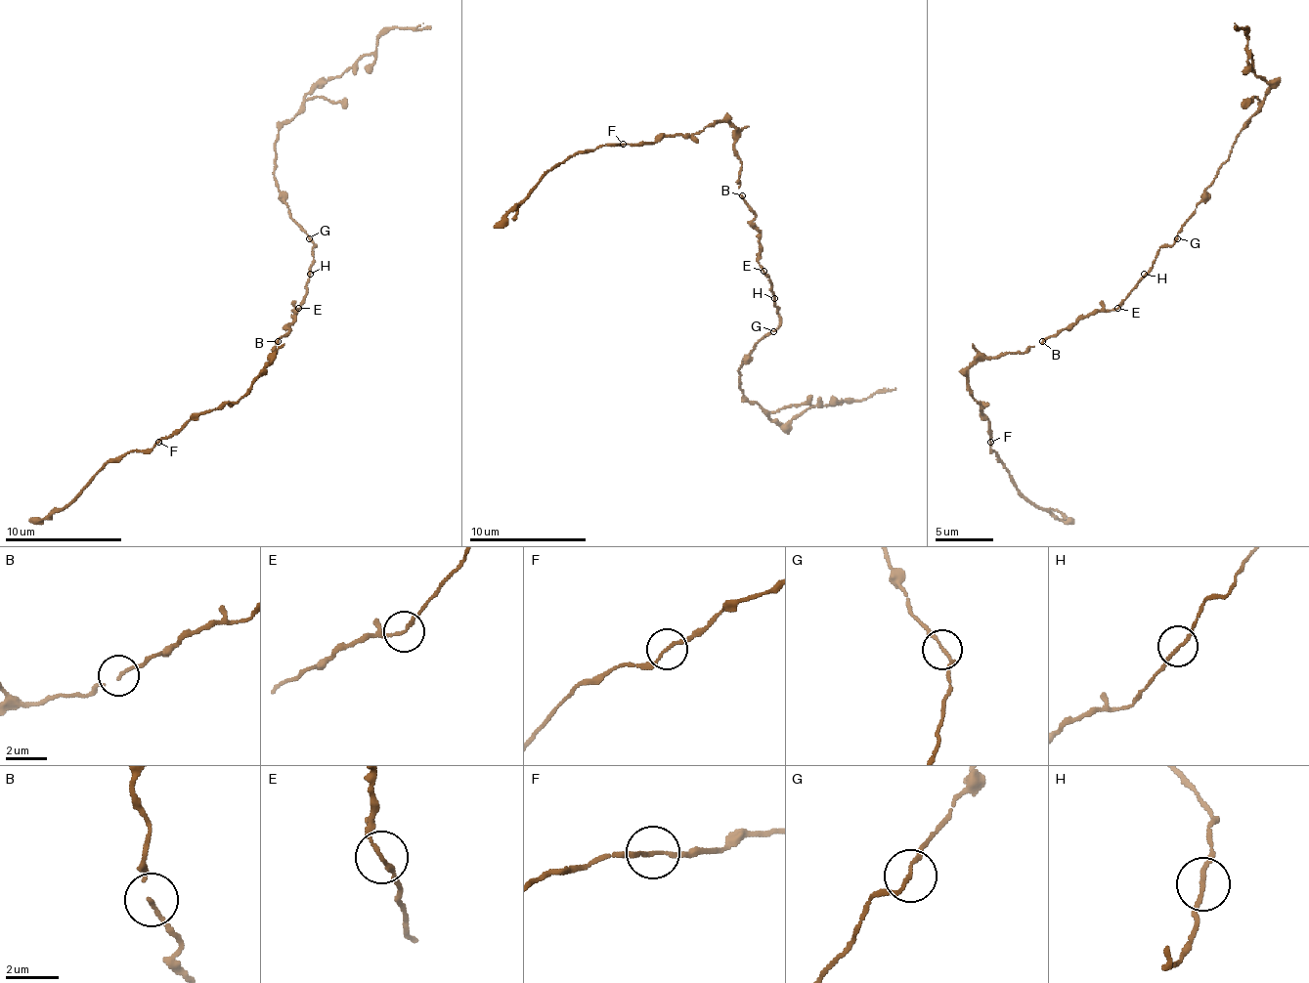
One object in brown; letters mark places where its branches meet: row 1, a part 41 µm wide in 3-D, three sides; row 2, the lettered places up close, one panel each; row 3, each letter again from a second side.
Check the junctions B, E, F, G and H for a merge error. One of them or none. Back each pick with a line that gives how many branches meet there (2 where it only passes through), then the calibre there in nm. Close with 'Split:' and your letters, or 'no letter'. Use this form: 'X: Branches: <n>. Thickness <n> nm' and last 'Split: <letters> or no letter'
Split: no letter

